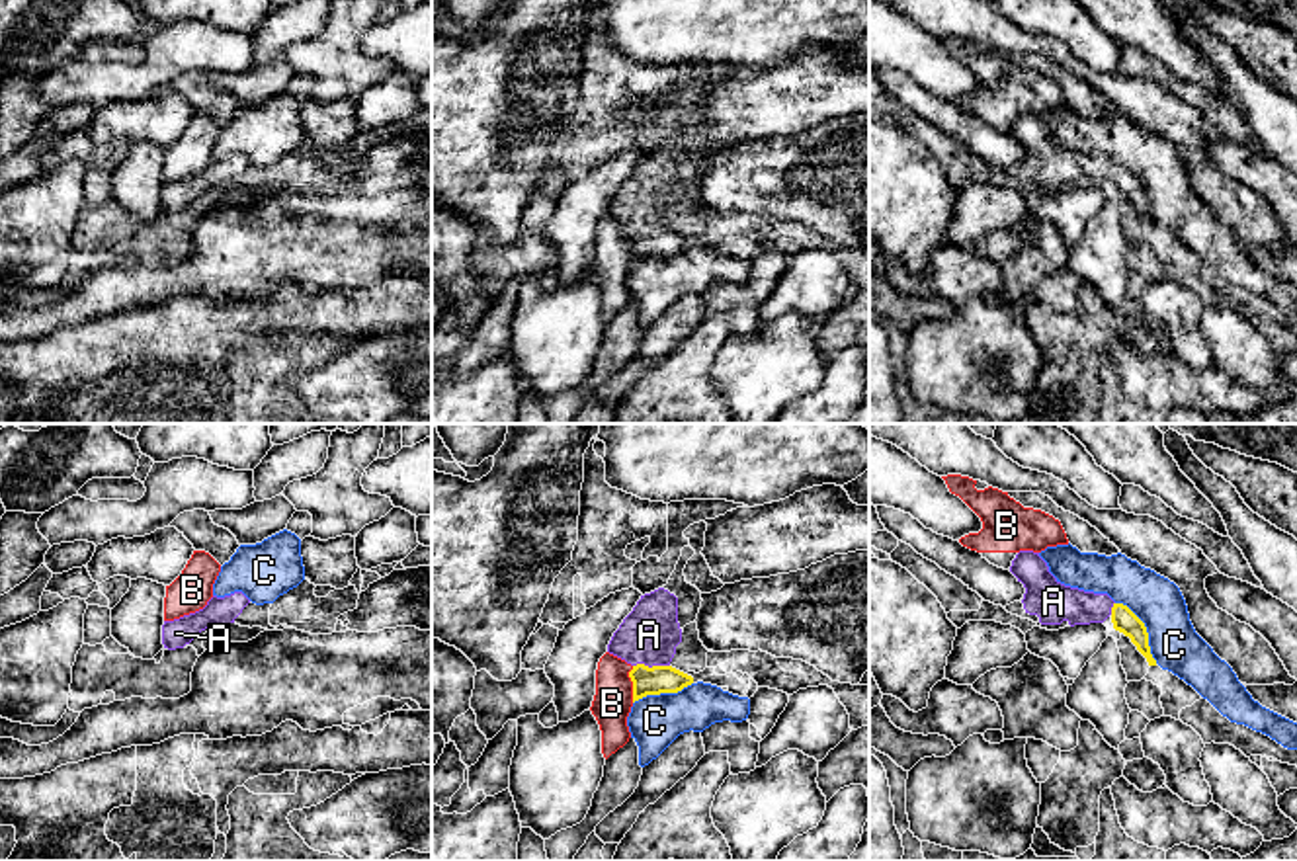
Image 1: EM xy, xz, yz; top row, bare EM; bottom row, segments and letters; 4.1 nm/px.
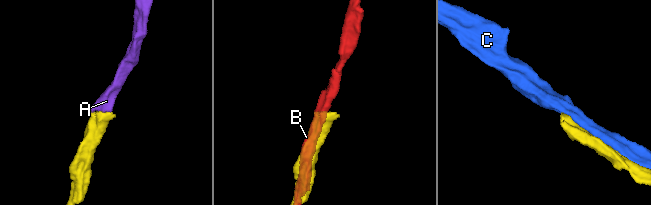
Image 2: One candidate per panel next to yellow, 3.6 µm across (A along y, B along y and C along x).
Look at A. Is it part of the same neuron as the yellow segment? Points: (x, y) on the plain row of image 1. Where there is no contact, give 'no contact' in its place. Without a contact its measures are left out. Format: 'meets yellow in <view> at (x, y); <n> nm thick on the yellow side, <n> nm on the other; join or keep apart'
meets yellow in xz at (653, 229); 120 nm thick on the yellow side, 240 nm on the other; join

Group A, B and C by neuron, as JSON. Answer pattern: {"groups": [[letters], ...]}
{"groups": [["A"], ["B"], ["C"]]}

